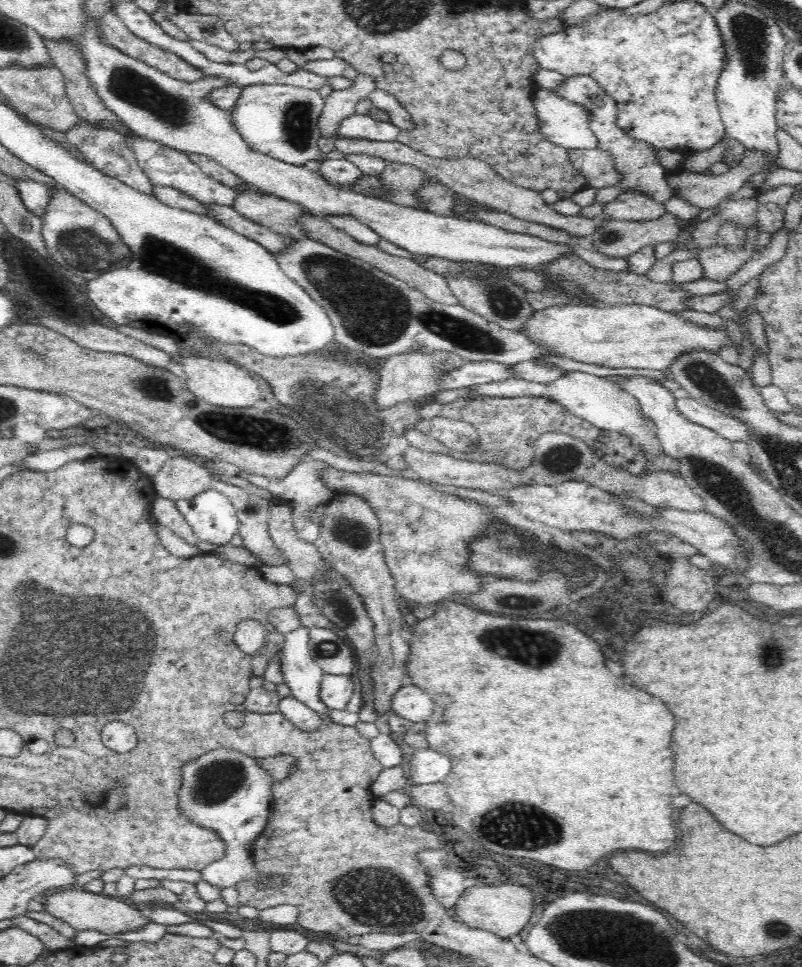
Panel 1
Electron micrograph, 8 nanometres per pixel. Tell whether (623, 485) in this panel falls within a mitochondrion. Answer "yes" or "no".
no

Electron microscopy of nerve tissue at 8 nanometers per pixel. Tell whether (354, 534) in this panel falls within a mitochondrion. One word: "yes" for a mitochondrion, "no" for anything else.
yes

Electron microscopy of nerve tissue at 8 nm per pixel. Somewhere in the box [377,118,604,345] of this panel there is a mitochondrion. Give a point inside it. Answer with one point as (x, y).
(503, 300)

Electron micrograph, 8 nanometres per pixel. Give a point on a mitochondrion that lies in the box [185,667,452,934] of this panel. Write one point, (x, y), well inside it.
(374, 898)

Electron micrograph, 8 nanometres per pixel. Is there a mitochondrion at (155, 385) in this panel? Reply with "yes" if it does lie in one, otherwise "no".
yes

